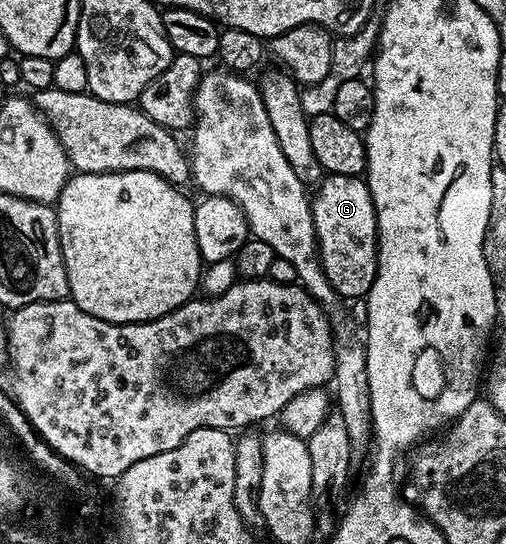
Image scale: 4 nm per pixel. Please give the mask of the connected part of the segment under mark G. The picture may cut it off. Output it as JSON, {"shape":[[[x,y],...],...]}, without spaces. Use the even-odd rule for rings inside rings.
{"shape":[[[325,174],[315,191],[310,199],[312,220],[326,281],[330,281],[337,296],[367,296],[374,274],[374,201],[367,182],[358,175]]]}

